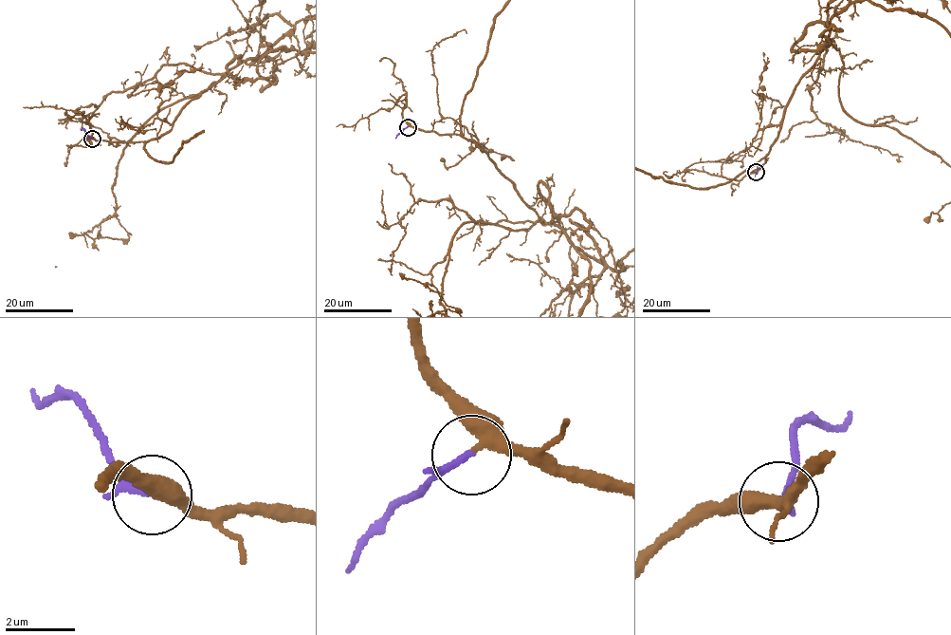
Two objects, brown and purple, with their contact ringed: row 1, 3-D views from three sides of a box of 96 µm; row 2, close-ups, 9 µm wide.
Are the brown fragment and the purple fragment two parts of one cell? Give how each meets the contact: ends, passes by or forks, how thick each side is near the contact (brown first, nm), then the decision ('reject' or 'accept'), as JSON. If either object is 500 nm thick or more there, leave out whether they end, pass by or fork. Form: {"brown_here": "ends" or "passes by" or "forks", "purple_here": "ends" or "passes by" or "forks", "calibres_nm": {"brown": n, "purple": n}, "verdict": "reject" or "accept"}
{"brown_here": "passes by", "purple_here": "passes by", "calibres_nm": {"brown": 320, "purple": 150}, "verdict": "accept"}

